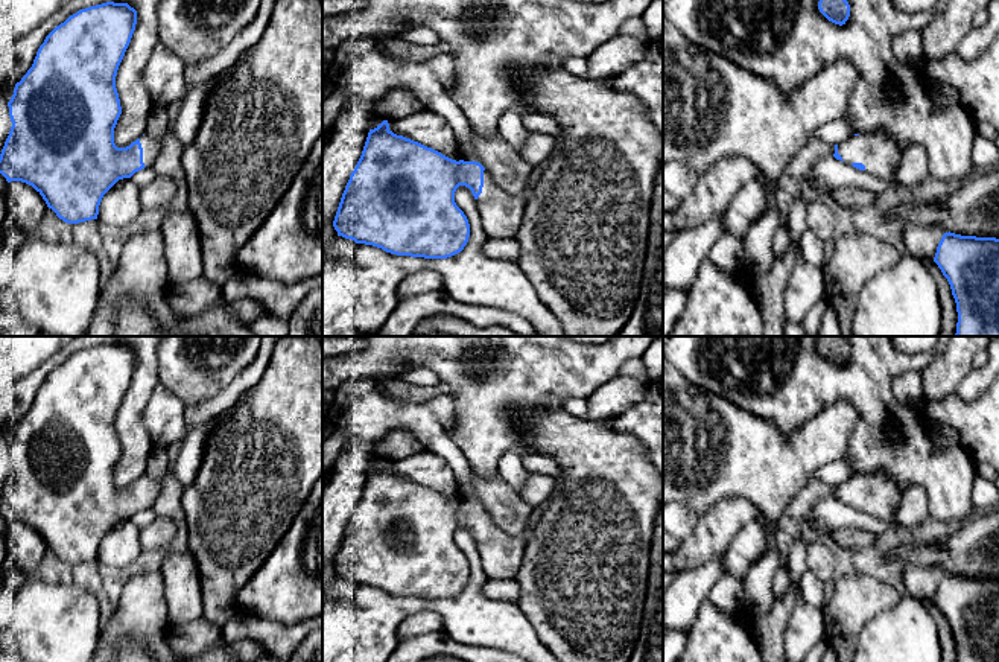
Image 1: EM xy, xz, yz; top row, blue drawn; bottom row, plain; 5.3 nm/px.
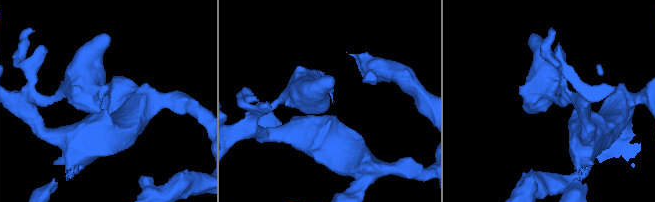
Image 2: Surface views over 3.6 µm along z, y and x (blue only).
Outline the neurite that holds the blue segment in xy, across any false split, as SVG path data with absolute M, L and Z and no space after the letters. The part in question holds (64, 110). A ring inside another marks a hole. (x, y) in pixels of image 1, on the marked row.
M106 2L70 15L46 37L32 67L15 84L8 102L12 126L0 154L0 173L8 183L21 181L32 186L47 207L67 224L97 219L103 195L119 180L152 167L160 154L163 135L144 134L126 148L117 148L114 143L114 128L122 114L116 76L135 24L137 11L128 3Z

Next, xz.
M383 120L369 129L362 155L342 193L333 227L338 236L397 256L447 259L464 250L470 224L455 202L459 186L471 190L488 237L515 237L525 212L529 181L519 195L502 190L477 161L452 160L418 142L397 135Z

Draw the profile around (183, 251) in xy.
M189 208L164 210L160 221L164 257L169 266L169 285L182 285L204 275L201 236Z

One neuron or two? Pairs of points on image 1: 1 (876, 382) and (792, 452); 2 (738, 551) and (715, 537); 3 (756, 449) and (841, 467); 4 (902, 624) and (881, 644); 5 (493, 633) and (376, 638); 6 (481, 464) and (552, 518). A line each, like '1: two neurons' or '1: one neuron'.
1: two neurons
2: two neurons
3: two neurons
4: one neuron
5: one neuron
6: two neurons

